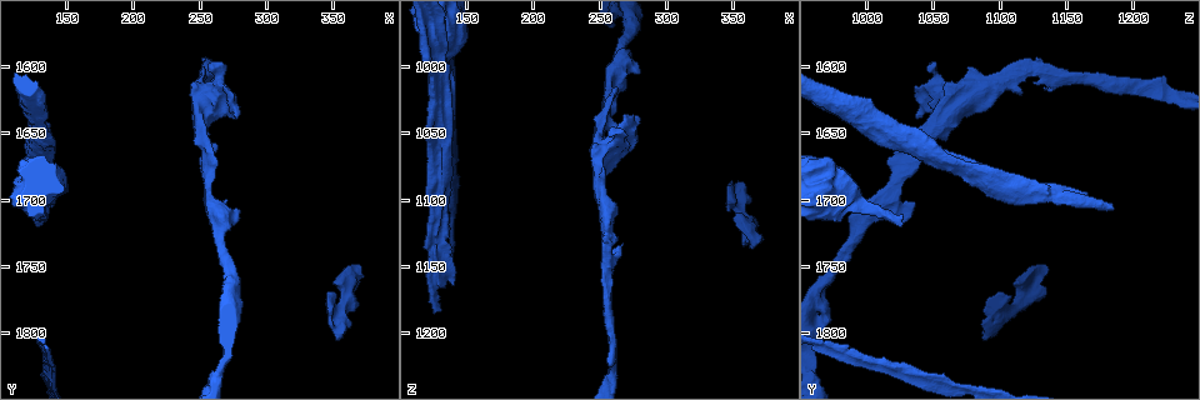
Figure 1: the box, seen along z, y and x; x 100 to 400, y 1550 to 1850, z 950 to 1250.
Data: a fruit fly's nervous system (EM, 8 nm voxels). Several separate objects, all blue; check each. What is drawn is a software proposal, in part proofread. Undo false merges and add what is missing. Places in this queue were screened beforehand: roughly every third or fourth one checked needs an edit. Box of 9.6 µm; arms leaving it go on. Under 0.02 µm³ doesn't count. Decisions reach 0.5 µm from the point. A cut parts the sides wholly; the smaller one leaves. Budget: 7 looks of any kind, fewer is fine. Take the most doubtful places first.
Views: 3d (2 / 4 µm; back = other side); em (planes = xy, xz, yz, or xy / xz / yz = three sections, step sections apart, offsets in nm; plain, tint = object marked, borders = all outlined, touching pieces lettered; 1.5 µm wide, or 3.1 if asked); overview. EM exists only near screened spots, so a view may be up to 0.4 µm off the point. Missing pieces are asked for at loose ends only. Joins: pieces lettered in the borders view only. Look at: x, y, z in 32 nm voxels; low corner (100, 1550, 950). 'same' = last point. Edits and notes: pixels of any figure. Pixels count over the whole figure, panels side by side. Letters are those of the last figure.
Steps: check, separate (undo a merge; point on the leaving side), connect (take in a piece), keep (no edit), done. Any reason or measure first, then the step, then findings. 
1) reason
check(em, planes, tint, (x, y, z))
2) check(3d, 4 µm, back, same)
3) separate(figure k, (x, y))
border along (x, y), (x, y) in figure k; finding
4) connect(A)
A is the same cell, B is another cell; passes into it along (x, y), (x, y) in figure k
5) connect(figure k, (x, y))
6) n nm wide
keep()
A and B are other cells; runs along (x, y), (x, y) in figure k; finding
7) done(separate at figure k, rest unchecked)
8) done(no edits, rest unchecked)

free end
check(em, planes, tint, (128, 1720, 1026))

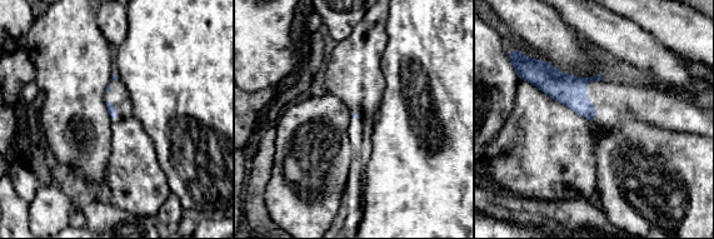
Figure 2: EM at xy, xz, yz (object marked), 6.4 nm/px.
see the neighbours
check(em, planes, borders, same)

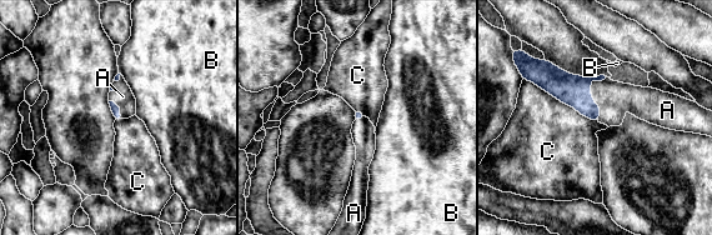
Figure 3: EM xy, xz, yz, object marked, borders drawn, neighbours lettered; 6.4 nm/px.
C touches over 550 nm
connect(A)
A is the same cell, B and C are other cells; the neuron continues

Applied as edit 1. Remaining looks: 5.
check(3d, 2 µm, back, (124, 1706, 1186))

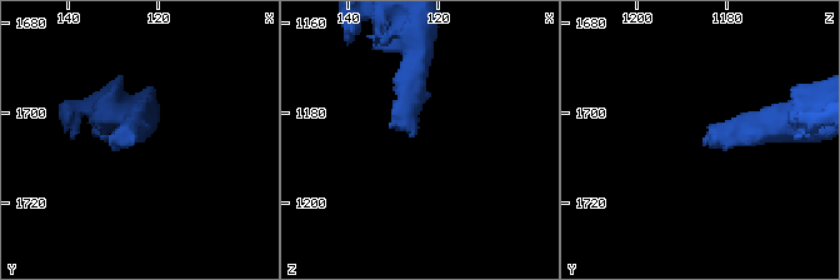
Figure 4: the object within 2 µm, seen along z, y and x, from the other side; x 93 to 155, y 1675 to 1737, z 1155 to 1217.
check(em, xy, step 8, borders, (126, 1707, 1184))

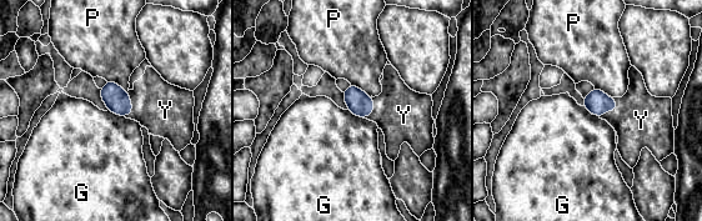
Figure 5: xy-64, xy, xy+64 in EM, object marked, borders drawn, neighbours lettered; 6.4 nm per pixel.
check(em, planes, borders, same)

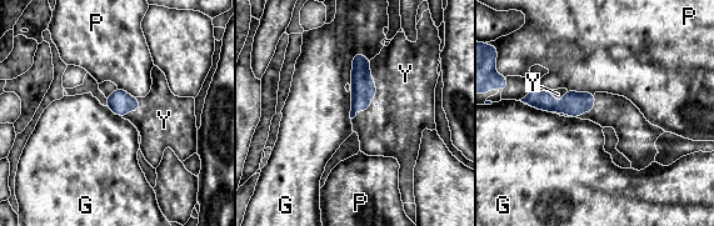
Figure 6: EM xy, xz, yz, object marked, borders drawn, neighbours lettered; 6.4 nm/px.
connect(Y)
Y is the same cell, G and P are other cells; the neuron continues

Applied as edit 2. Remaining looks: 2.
done(connect at figure 3, connect at figure 6, rest unchecked)

